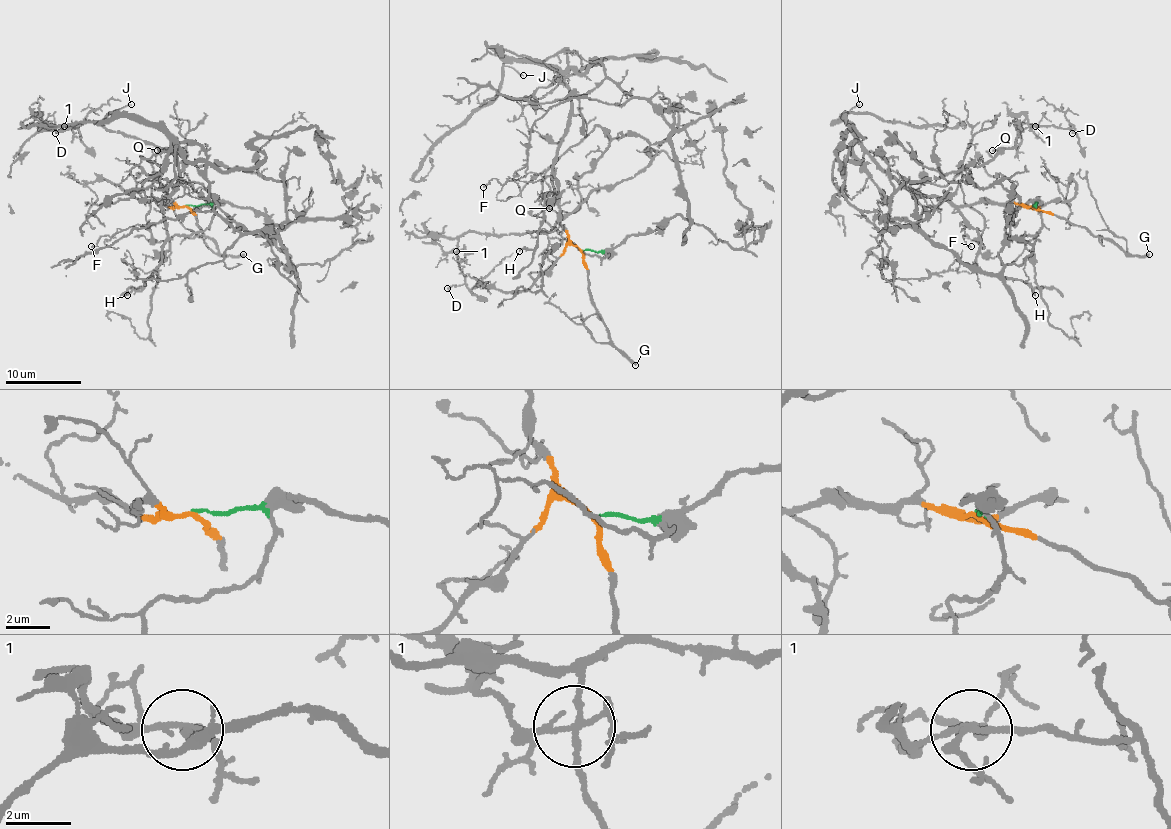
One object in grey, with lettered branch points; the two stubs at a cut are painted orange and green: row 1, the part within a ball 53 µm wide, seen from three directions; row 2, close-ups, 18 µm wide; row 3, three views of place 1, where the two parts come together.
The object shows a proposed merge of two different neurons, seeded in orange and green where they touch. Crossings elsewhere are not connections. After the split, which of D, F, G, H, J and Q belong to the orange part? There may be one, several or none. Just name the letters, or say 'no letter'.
F, G, H, J

